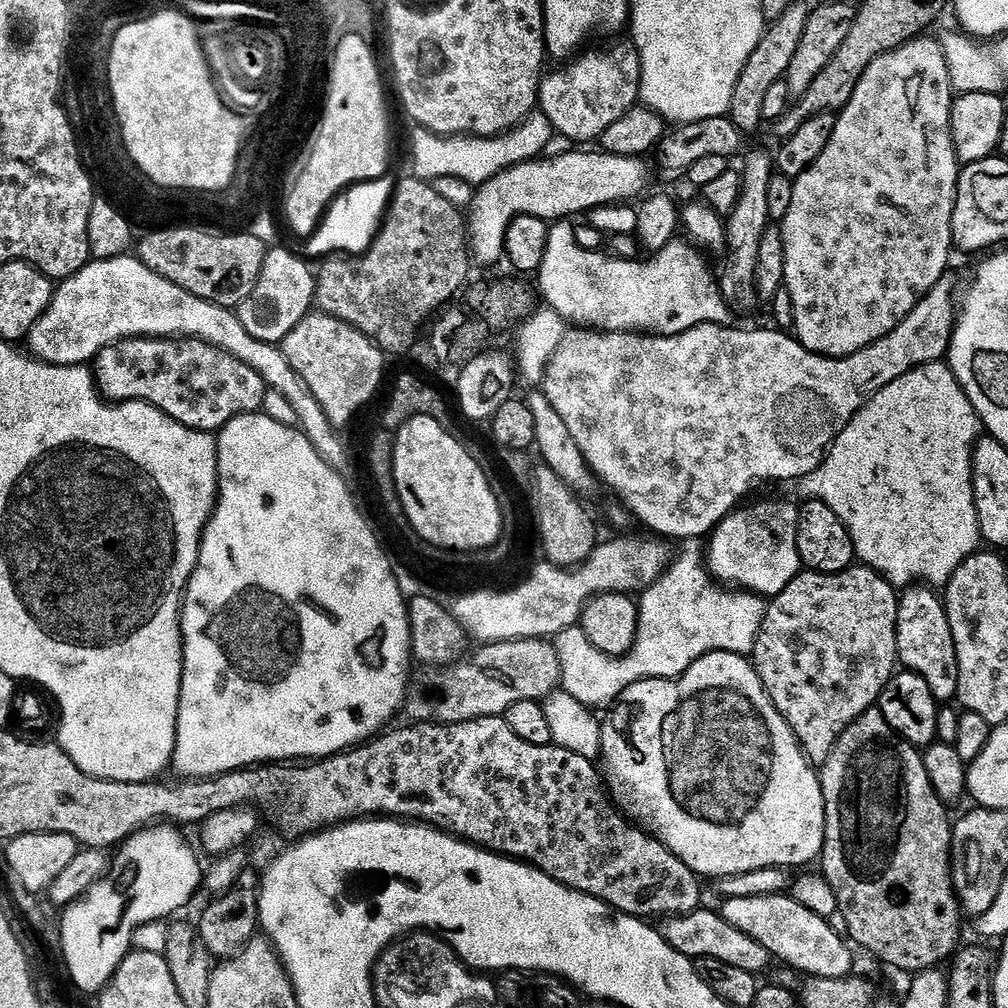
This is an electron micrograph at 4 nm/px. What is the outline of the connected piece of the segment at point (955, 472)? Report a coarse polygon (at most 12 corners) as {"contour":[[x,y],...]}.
{"contour":[[944,362],[875,392],[799,481],[893,588],[982,544],[980,415]]}

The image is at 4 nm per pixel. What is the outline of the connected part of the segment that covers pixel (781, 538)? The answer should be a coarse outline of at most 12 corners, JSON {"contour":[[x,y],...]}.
{"contour":[[799,507],[724,517],[706,564],[717,581],[771,598],[802,571]]}

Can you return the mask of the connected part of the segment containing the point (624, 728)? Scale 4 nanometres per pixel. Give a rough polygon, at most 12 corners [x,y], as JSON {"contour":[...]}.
{"contour":[[741,653],[600,725],[613,805],[697,876],[823,853],[820,777]]}

